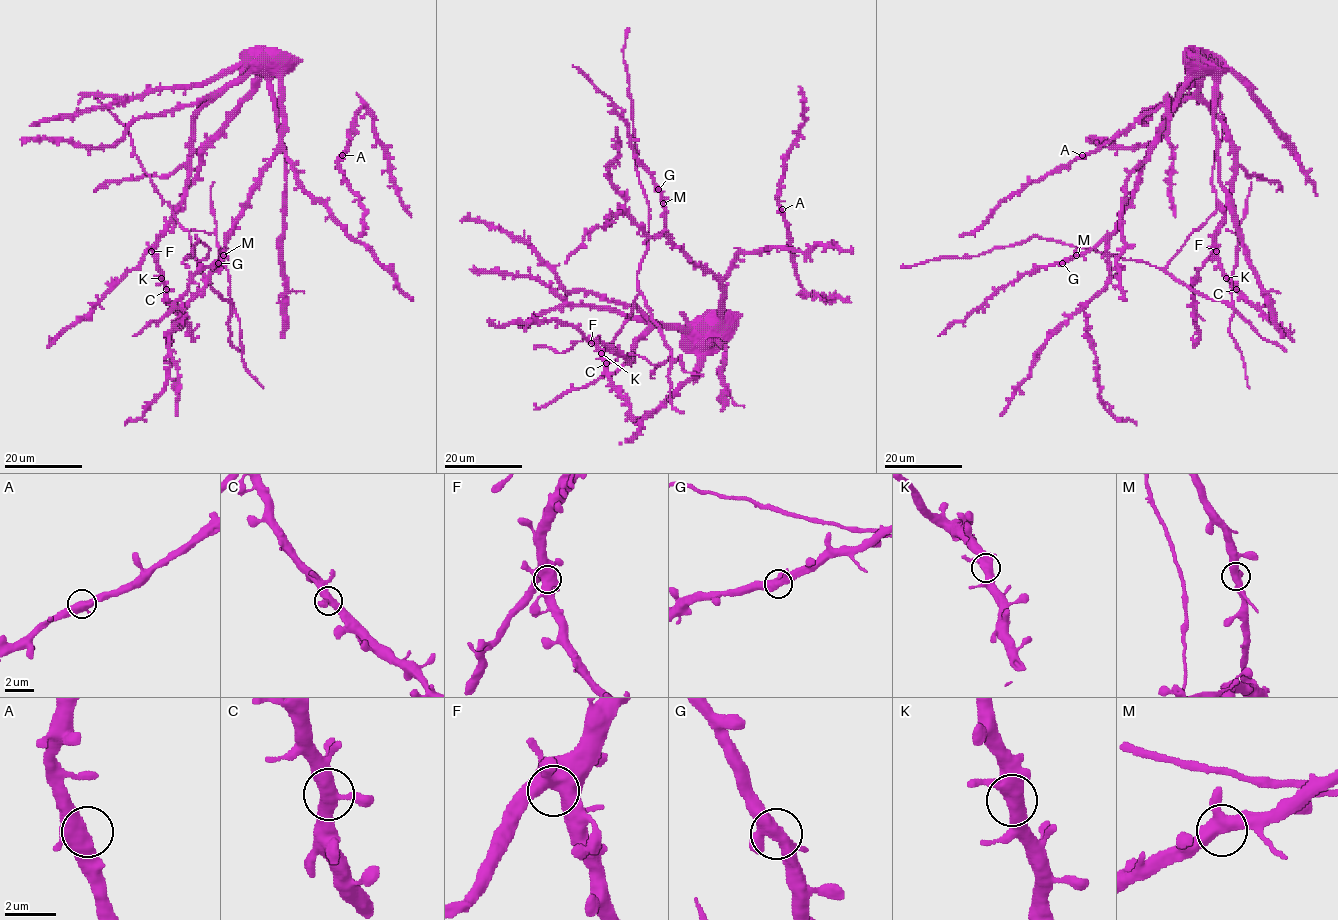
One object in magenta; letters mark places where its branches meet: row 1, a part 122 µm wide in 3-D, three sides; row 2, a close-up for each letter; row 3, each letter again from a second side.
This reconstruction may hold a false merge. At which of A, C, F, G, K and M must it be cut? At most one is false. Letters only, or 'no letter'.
no letter

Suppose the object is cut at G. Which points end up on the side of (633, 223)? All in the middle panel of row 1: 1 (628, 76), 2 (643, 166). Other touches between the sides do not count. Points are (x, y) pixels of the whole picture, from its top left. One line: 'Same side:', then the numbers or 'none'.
Same side: 1

